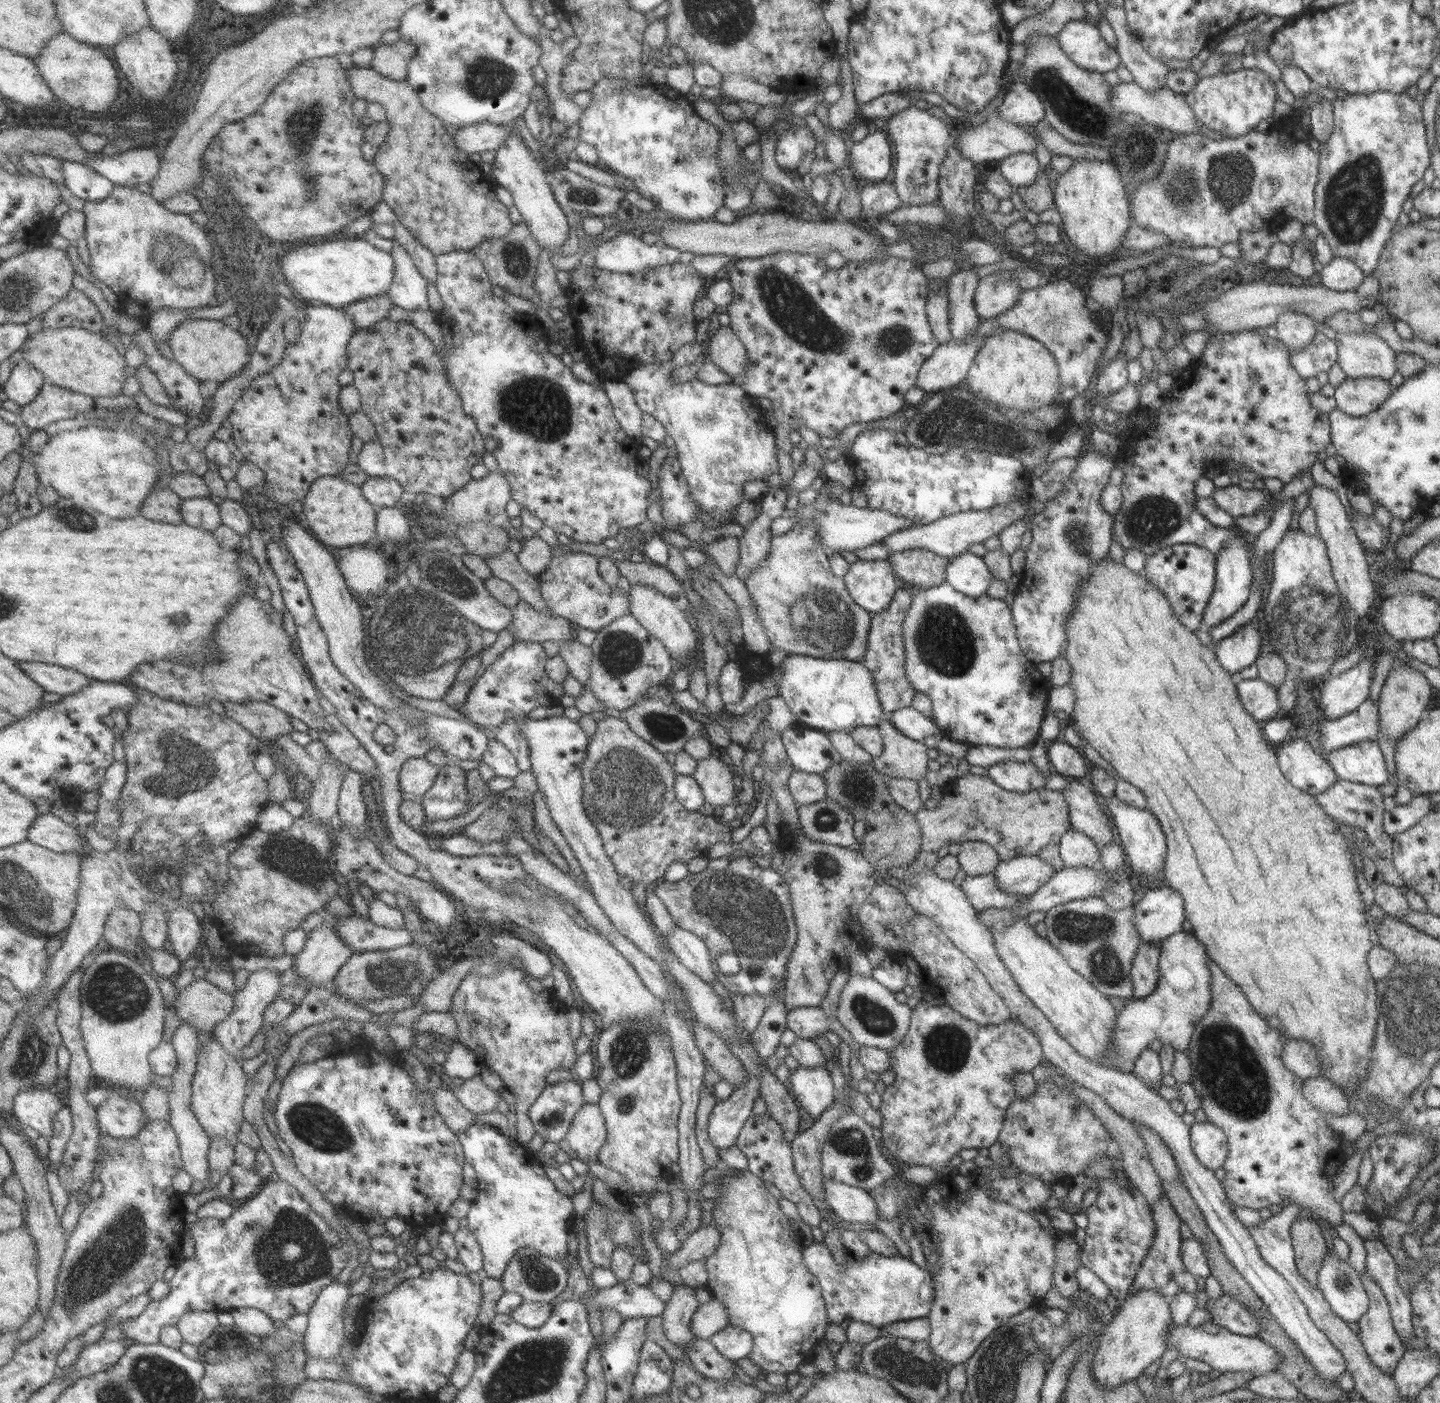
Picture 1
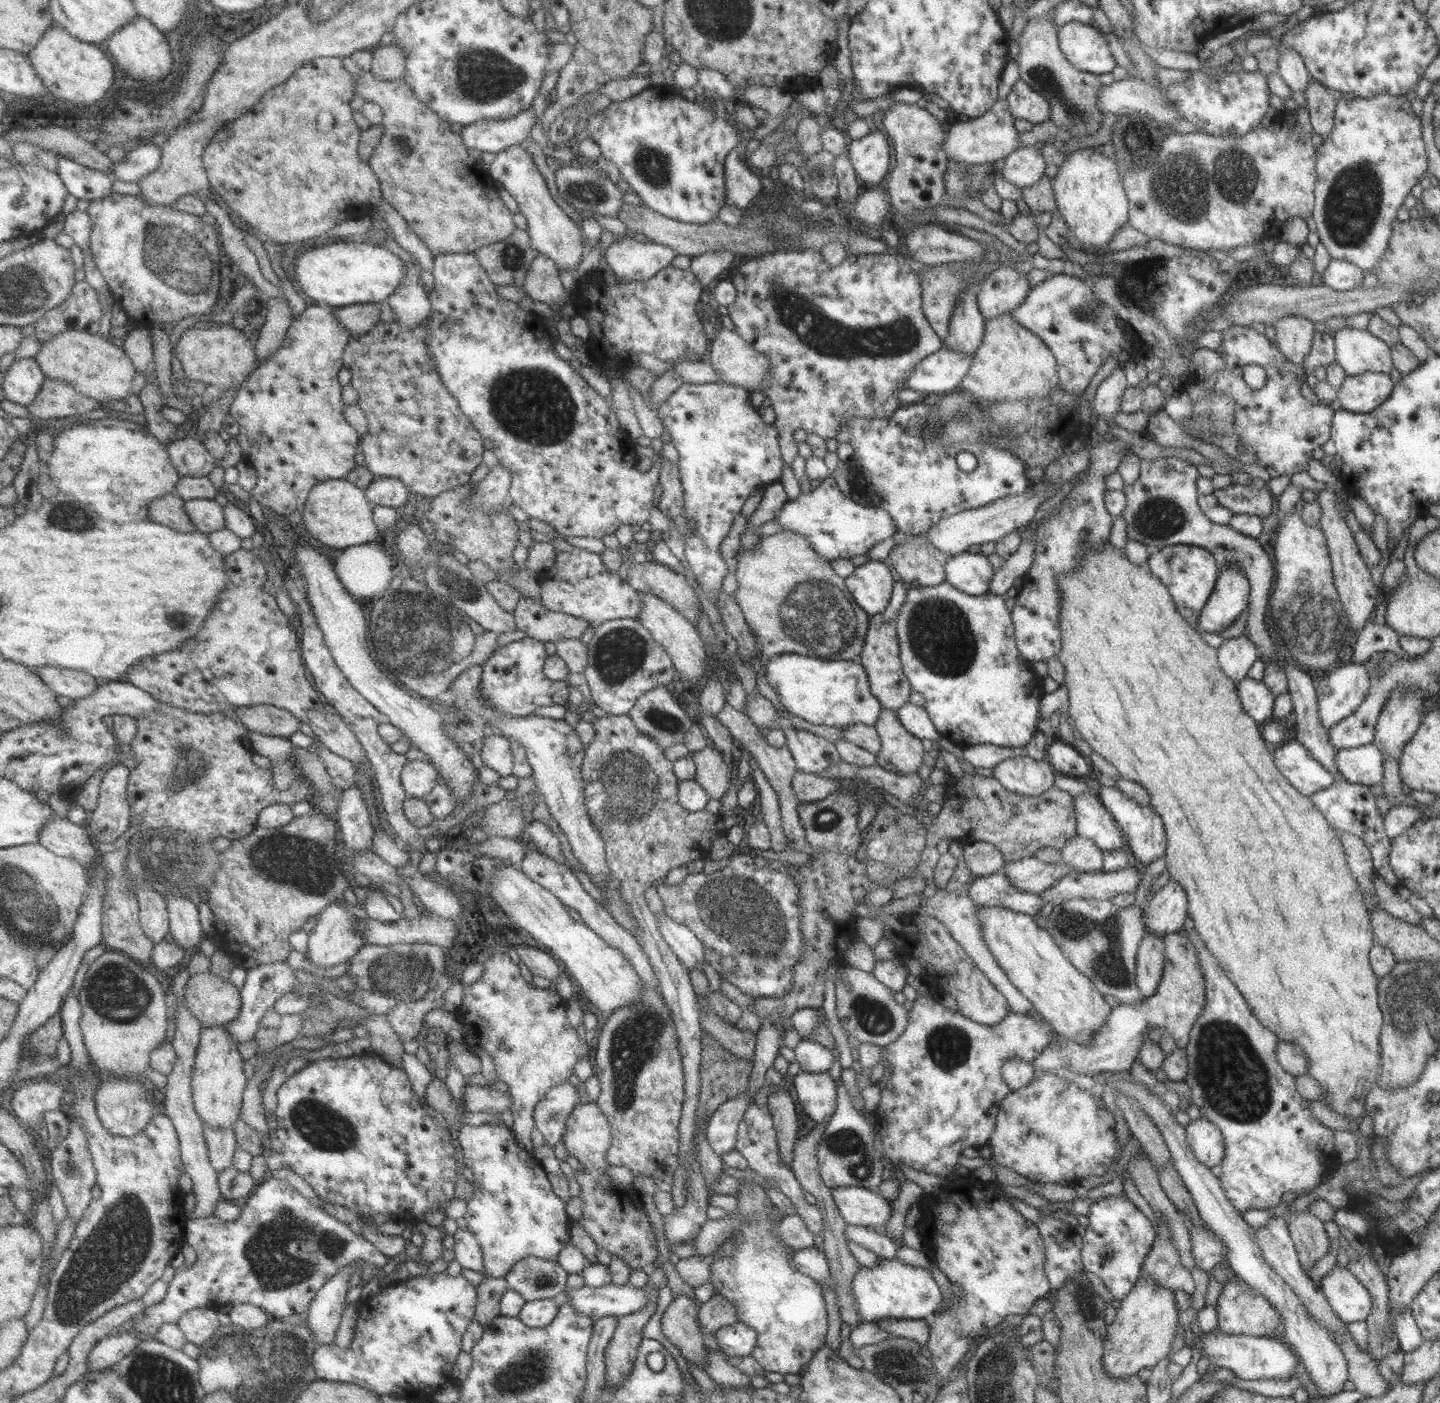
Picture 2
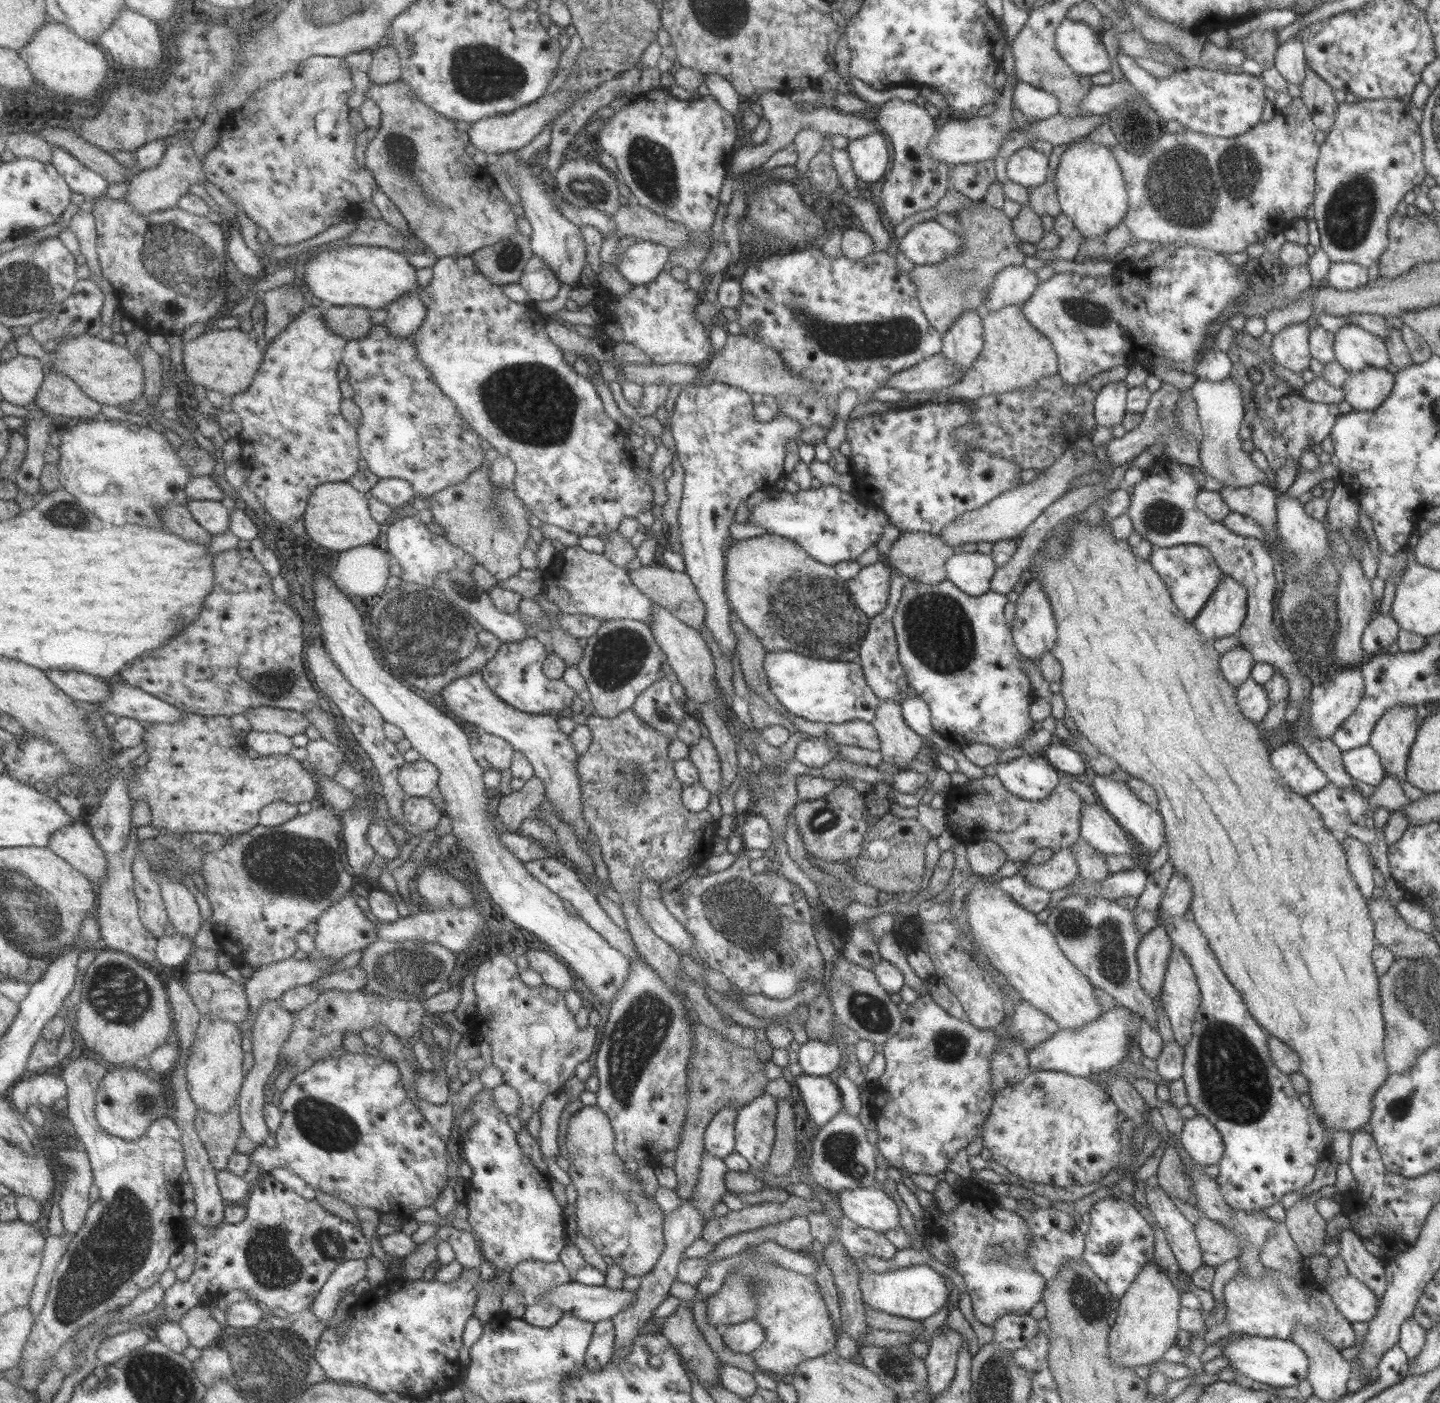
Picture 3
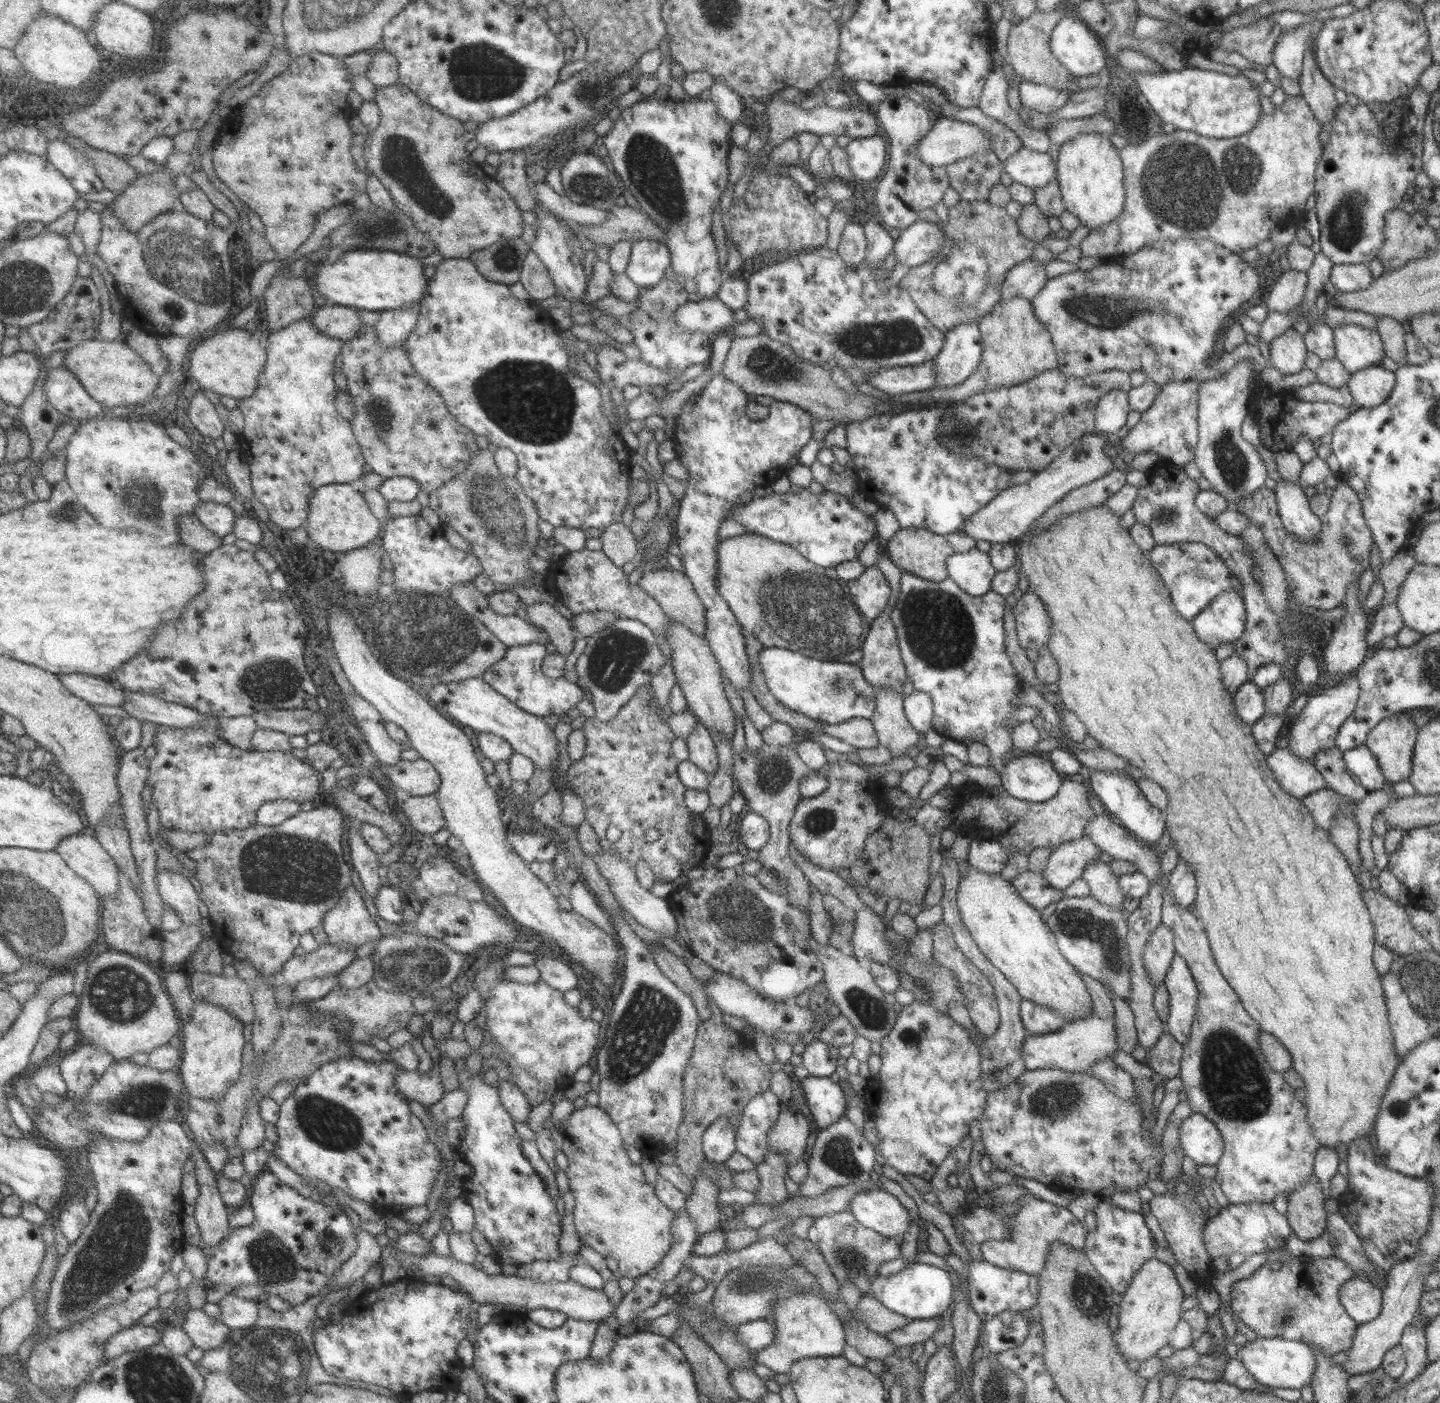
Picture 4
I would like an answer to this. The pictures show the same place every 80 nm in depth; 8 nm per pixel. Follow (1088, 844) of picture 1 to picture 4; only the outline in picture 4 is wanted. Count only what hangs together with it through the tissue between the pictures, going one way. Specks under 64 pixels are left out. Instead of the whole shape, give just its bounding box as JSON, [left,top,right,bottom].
[1080,860,1127,913]

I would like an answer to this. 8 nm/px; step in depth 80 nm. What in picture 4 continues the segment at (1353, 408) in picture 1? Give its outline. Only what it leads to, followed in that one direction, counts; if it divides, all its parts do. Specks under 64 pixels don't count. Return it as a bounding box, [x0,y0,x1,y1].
[1344,365,1394,408]

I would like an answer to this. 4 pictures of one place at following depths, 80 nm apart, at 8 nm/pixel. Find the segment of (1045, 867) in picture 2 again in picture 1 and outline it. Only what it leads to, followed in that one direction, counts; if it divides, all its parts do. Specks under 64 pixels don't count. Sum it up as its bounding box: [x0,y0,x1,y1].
[991,855,1055,897]

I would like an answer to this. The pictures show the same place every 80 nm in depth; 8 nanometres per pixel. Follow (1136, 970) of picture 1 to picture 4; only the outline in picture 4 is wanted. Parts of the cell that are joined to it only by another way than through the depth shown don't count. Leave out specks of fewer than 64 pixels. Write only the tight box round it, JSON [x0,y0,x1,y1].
[1142,925,1175,987]

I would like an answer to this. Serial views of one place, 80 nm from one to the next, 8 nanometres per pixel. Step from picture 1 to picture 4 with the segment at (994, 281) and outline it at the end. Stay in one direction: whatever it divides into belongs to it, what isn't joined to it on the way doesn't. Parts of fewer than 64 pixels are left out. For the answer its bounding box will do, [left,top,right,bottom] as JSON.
[999,259,1049,300]

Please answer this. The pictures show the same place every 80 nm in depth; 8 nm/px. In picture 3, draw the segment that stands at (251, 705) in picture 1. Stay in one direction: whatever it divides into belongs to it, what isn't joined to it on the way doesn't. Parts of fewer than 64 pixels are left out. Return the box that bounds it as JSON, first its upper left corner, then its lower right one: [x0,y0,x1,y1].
[244,706,312,736]

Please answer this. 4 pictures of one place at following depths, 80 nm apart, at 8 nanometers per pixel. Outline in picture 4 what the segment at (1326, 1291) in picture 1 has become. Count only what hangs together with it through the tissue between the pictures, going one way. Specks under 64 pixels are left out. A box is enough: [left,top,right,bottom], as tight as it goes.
[1337,1277,1382,1325]

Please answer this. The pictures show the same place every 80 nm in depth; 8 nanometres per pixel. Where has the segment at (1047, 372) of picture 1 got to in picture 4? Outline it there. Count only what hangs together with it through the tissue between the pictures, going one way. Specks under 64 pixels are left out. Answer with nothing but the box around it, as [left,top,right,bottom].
[933,297,1057,403]

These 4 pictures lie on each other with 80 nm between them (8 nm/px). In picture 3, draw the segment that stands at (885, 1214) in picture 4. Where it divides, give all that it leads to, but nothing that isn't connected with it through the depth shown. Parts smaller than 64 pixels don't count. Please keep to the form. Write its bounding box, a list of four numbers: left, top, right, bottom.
[835,1187,899,1233]

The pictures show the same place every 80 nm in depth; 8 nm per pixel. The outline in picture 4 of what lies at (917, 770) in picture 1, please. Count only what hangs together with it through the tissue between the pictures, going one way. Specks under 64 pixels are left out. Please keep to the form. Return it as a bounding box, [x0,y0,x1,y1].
[870,688,919,757]

